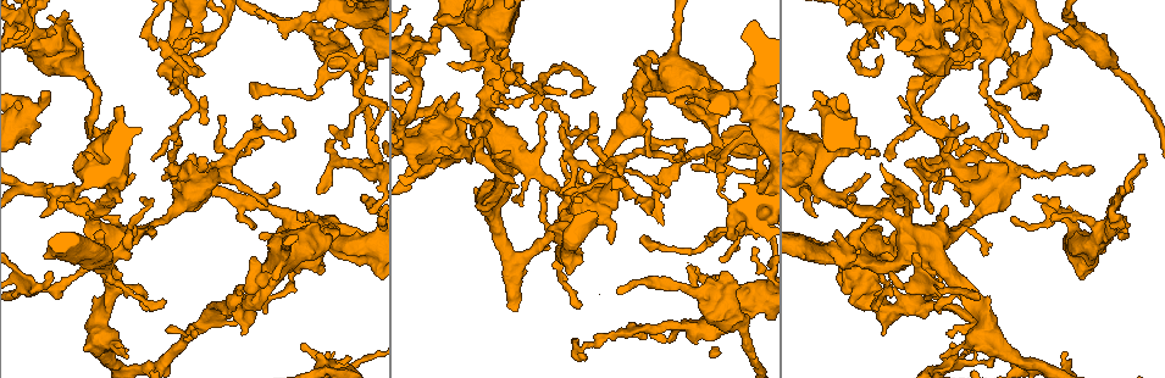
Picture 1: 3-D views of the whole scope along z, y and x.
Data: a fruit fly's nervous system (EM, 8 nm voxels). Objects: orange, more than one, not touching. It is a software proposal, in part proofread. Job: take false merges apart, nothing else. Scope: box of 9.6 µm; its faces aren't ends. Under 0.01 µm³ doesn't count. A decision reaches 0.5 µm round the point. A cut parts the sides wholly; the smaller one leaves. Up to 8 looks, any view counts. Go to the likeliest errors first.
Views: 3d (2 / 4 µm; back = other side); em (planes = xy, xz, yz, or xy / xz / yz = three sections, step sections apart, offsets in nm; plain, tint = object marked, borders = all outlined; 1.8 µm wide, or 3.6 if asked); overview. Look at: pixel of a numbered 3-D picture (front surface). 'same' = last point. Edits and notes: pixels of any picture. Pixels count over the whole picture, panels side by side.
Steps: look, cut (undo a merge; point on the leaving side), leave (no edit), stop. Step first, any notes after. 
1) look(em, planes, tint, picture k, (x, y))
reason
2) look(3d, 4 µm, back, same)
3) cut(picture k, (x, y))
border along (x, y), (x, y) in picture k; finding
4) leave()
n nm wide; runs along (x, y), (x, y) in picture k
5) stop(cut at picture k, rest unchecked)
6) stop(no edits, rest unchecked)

look(em, 3.6 µm, xz, step 16, tint, picture 1, (740, 325))
thick turns thin

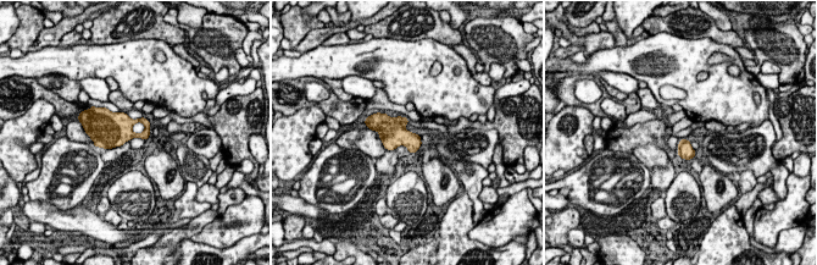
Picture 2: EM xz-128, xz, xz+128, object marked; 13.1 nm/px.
look(em, 3.6 µm, planes, tint, same)

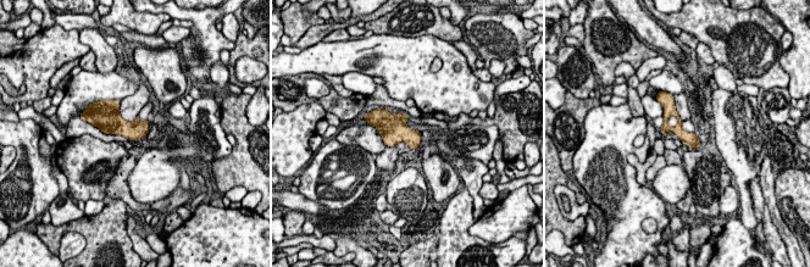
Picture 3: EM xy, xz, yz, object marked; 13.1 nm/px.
leave()
runs along (670, 100), (672, 123), (697, 144) in picture 3; one neuron here

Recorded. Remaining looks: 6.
look(em, 3.6 µm, xz, step 16, tint, picture 1, (300, 256))

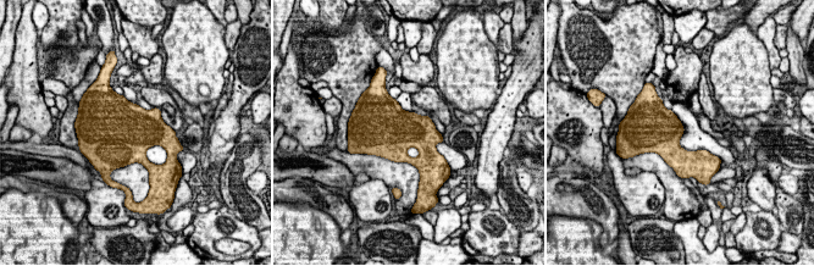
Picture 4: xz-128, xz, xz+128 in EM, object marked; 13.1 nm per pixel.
look(em, 3.6 µm, yz, step 8, borders, same)

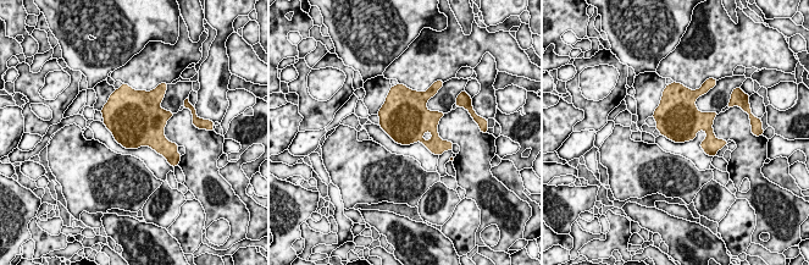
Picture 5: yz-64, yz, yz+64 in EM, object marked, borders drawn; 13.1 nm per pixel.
leave()
one neuron here

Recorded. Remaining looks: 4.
look(3d, 4 µm, picture 1, (576, 349))
sharp bend

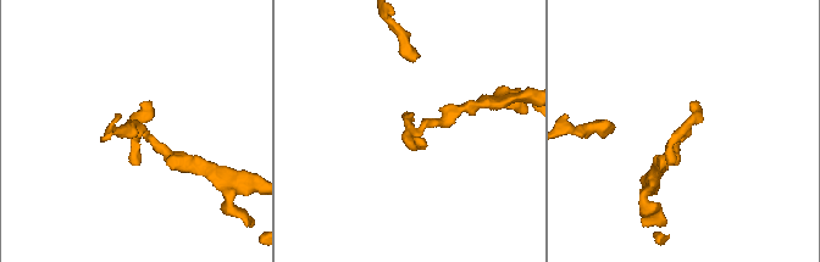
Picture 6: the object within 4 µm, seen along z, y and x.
look(em, yz, step 16, tint, picture 6, (408, 131))

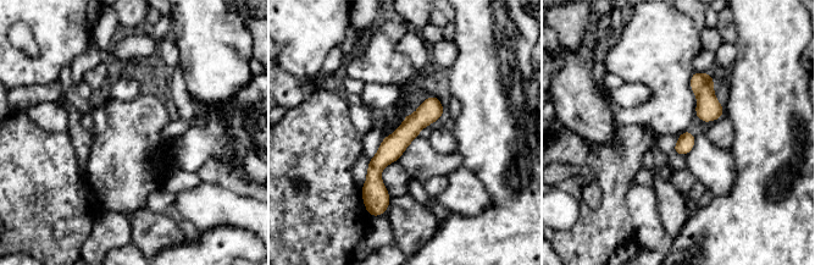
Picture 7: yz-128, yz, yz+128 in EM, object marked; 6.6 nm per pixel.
leave()
continuous, no second neuron

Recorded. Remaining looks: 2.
stop(no edits, rest unchecked)

